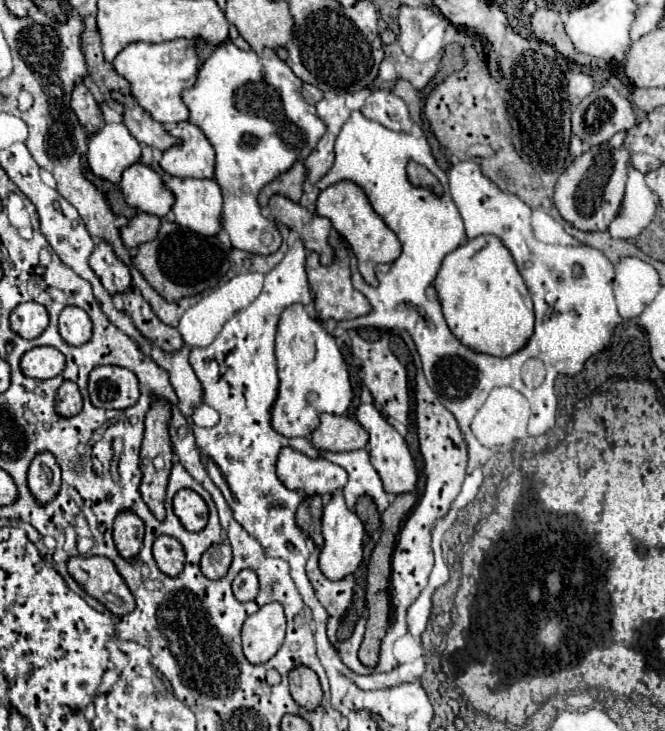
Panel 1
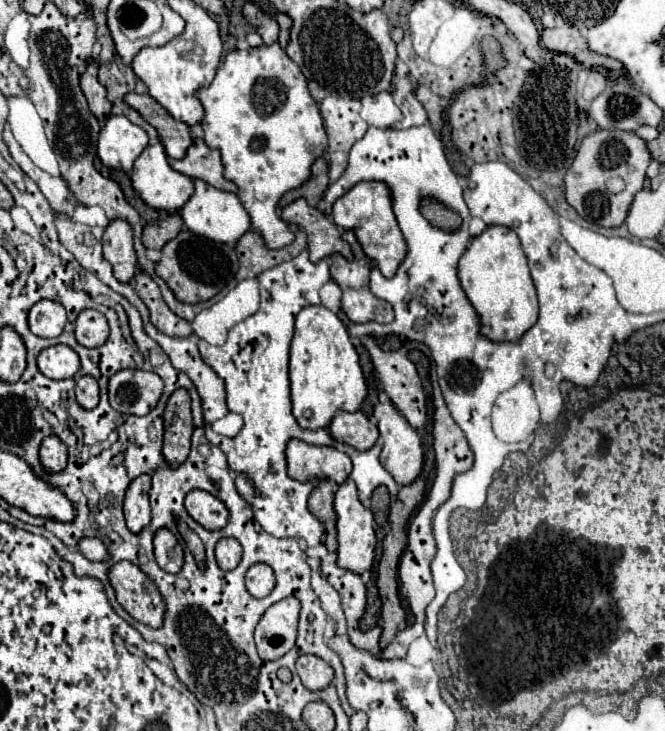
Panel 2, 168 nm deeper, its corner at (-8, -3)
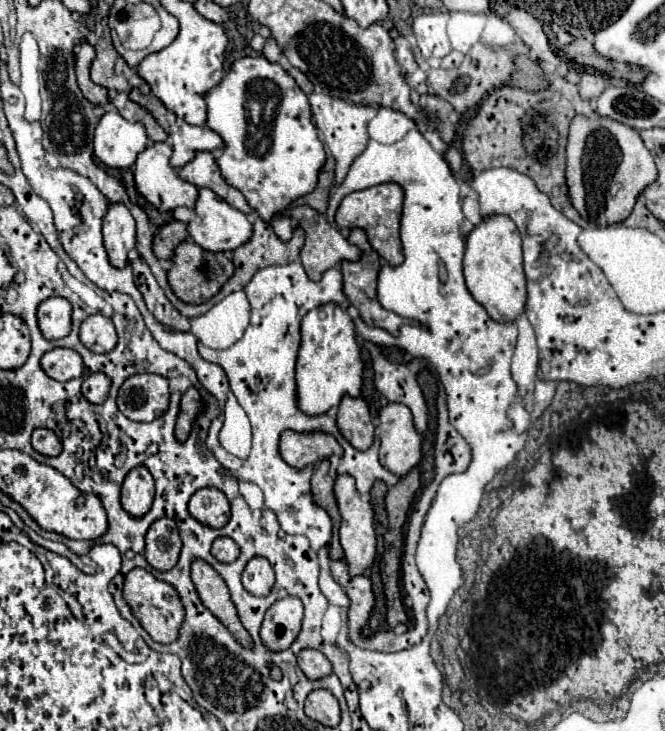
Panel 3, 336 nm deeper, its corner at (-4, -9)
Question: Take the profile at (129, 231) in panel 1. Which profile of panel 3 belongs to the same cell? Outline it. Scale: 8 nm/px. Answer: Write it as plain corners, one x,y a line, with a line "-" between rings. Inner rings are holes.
172,220
170,224
162,226
160,232
154,236
154,254
160,260
168,260
174,254
174,248
188,238
188,228
184,222

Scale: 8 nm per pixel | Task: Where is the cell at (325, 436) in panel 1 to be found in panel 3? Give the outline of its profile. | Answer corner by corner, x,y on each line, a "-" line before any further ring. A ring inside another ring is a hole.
344,396
338,408
338,428
356,450
368,450
374,440
374,424
362,398

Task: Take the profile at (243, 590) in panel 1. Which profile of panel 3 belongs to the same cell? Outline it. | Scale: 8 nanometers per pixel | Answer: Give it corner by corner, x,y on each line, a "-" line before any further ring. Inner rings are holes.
262,556
252,558
242,572
242,584
254,596
266,596
274,584
274,570
270,562

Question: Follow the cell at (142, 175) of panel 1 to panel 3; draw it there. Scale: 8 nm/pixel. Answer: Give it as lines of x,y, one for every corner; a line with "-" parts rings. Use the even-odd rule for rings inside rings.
156,142
150,144
136,160
134,164
134,180
138,186
138,192
150,202
154,204
158,210
166,212
166,210
174,210
178,206
188,206
194,208
196,200
198,200
198,188
182,178
178,178
178,174
174,174
174,168
170,166
170,156
172,156
172,146
166,142

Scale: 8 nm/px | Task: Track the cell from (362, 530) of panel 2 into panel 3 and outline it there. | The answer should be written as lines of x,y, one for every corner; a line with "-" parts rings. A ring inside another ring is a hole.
340,474
334,484
338,508
342,514
342,524
340,524
340,544
344,548
344,560
348,562
348,568
352,576
362,574
368,566
372,566
376,558
376,530
374,530
374,510
370,502
362,502
356,482
350,474

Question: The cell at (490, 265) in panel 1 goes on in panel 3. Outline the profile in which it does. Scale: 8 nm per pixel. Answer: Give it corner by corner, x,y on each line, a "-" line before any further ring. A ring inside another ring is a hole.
504,214
484,218
466,238
464,276
468,290
492,320
516,320
526,306
526,278
522,270
522,242
516,224

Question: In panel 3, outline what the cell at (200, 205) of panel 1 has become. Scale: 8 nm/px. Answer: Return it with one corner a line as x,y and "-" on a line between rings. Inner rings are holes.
200,188
200,196
198,196
194,212
198,218
188,224
188,232
190,232
190,238
196,244
200,244
204,250
210,250
210,252
236,250
238,246
246,244
252,236
252,224
248,216
232,208
226,200
220,200
220,196
216,196
210,188

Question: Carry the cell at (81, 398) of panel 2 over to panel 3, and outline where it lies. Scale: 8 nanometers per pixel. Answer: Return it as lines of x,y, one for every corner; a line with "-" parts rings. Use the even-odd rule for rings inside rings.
96,372
96,374
90,374
88,378
84,378
84,384
82,384
82,394
88,402
92,404
102,404
106,398
108,398
108,392
110,392
110,384
112,380
102,374
102,372

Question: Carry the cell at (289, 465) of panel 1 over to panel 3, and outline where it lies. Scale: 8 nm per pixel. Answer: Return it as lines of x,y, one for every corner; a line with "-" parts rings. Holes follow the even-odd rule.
284,430
280,436
280,456
294,468
314,466
316,462
330,458
332,454
342,456
342,446
332,434
326,432
294,432

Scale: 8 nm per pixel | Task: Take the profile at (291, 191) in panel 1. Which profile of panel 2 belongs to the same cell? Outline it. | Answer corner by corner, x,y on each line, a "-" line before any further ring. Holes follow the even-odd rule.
318,158
318,160
312,164
312,176
310,176
310,180
306,180
306,182
304,182
302,186
298,186
298,188
286,192
286,194
280,198
278,206
284,208
288,202
294,202
296,198
304,198
310,206
316,206
318,200
322,198
326,186
328,186
328,164
326,164
324,158

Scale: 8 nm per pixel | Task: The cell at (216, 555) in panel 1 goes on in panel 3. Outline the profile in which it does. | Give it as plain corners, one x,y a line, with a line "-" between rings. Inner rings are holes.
222,536
222,538
216,538
214,544
212,544
212,554
220,560
220,562
234,562
240,554
240,548
238,544
228,538
228,536

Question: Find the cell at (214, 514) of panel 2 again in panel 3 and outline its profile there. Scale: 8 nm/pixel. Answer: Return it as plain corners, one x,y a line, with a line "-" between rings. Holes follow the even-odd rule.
202,488
198,490
188,504
190,514
212,528
222,528
230,520
230,504
222,490
218,488

